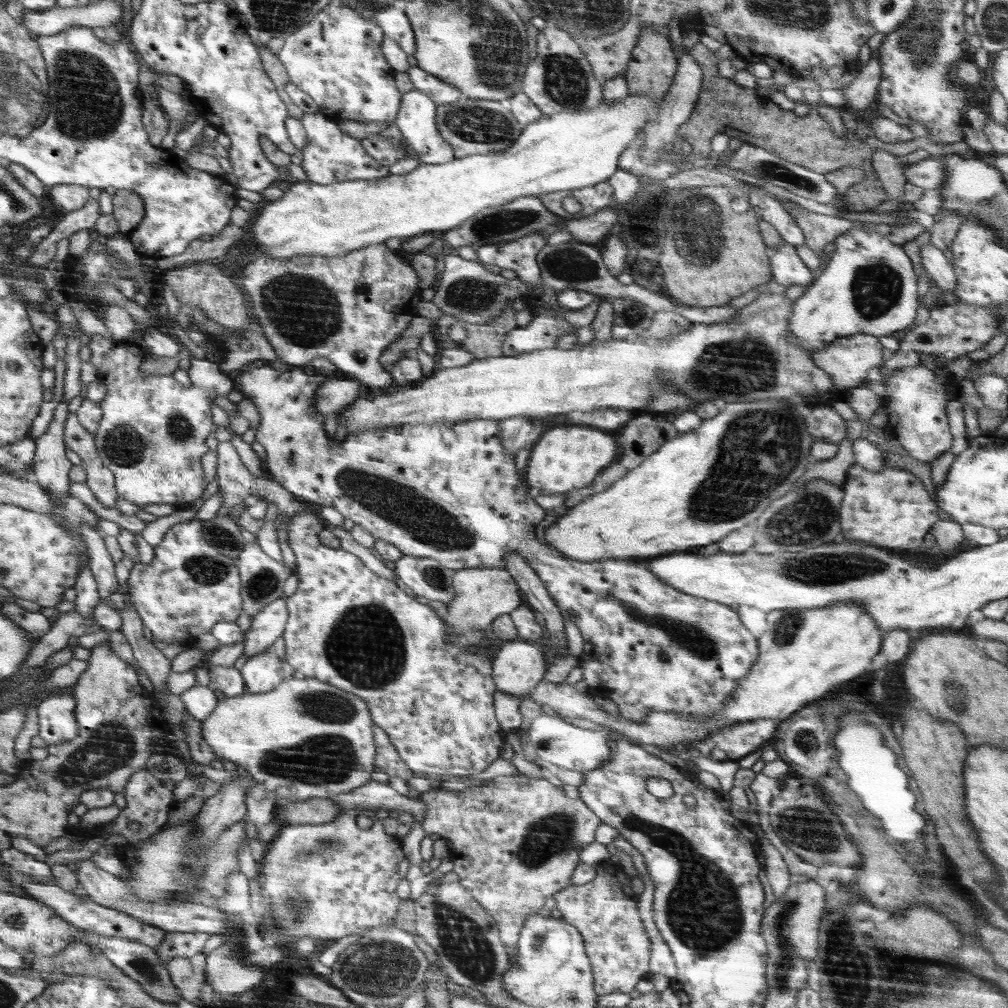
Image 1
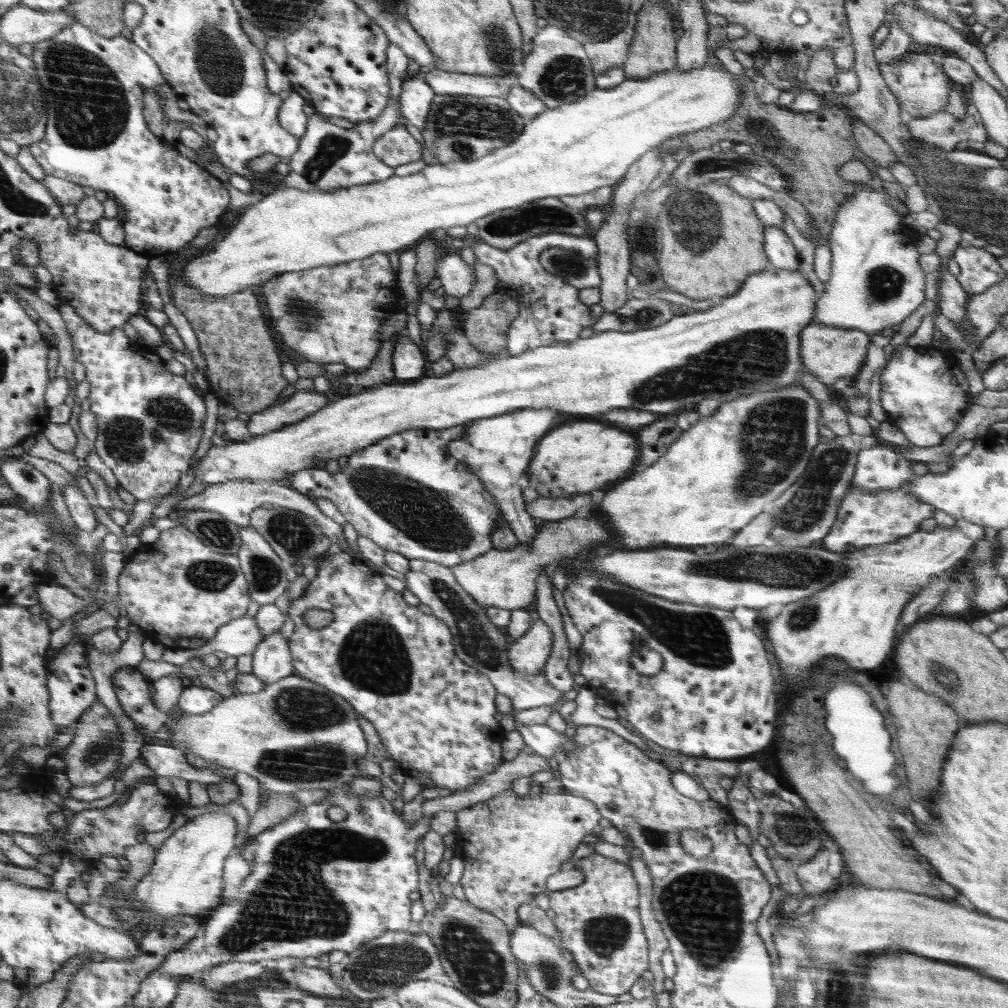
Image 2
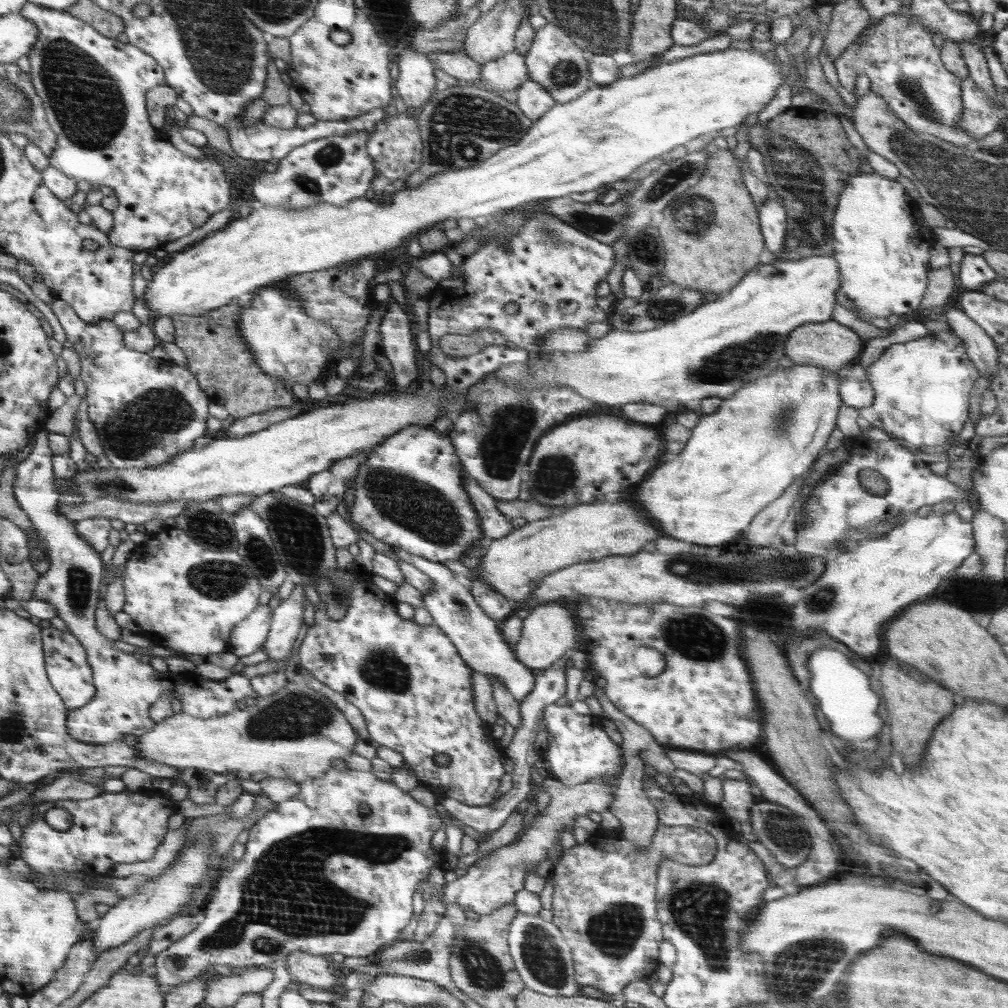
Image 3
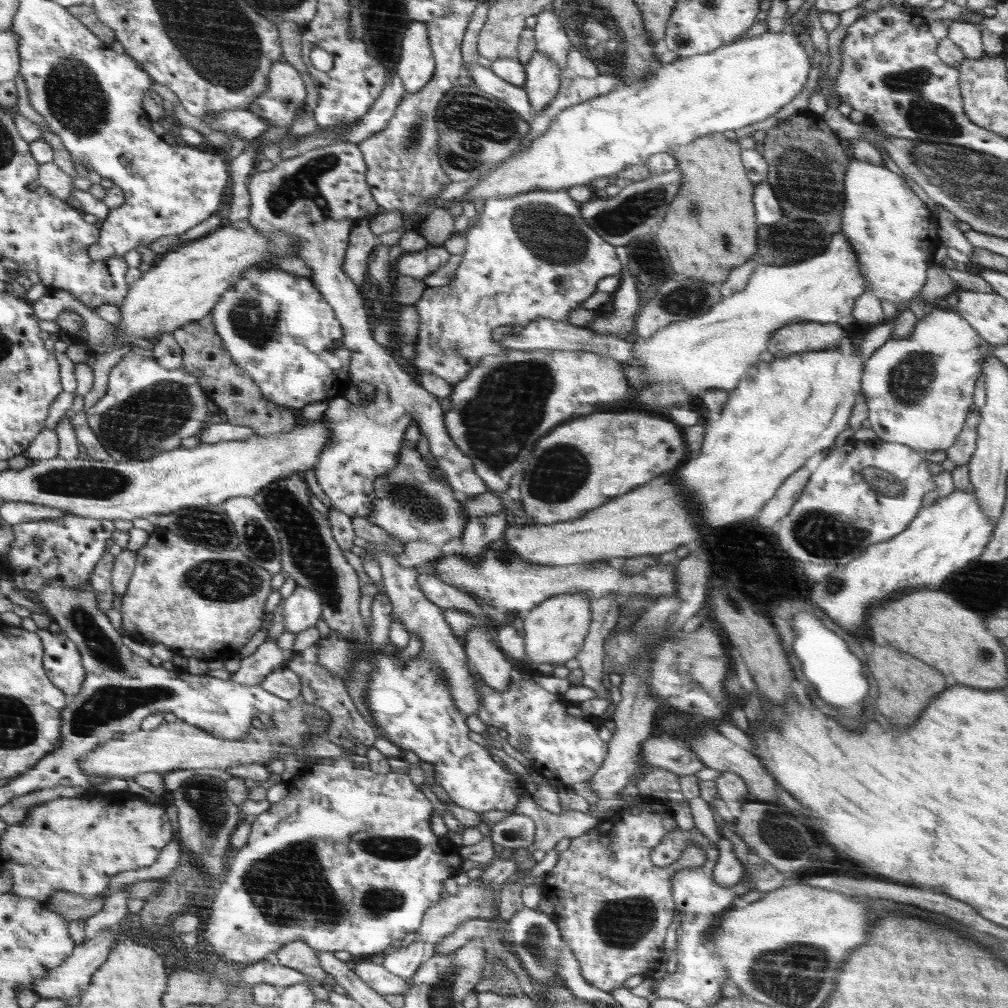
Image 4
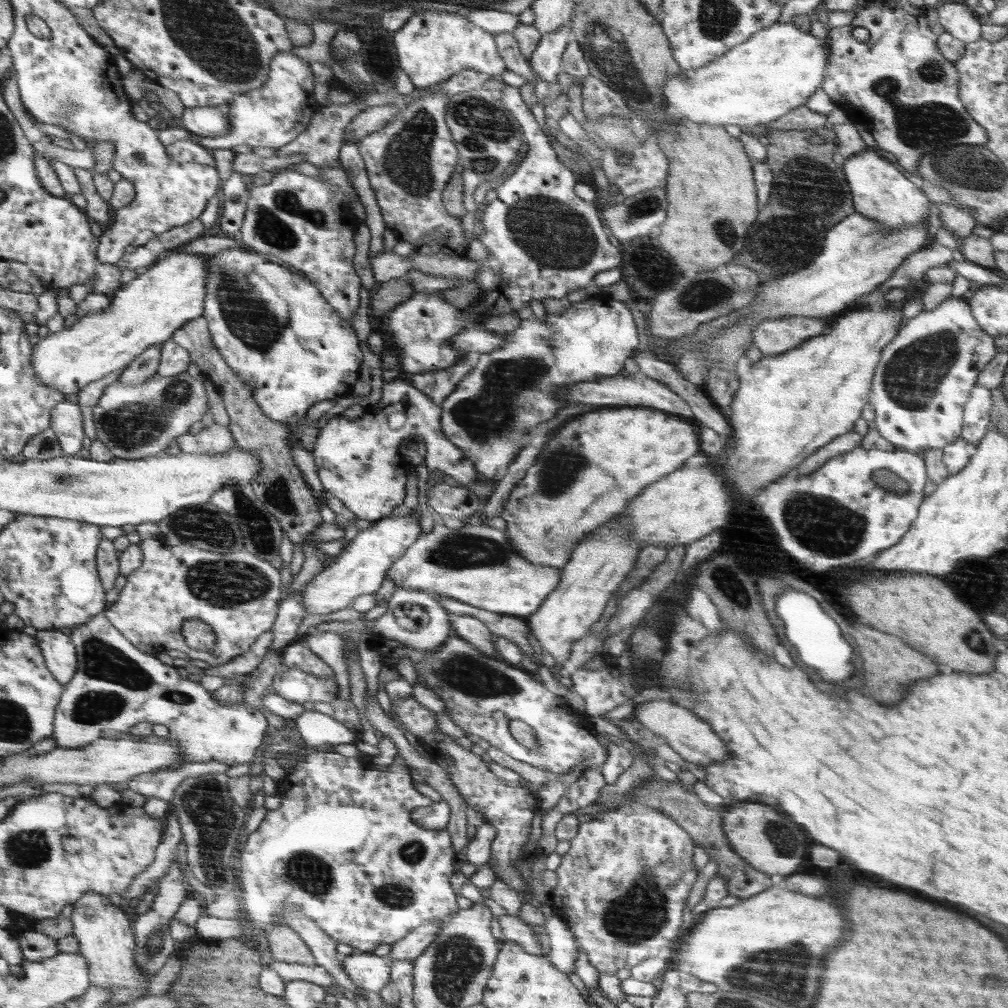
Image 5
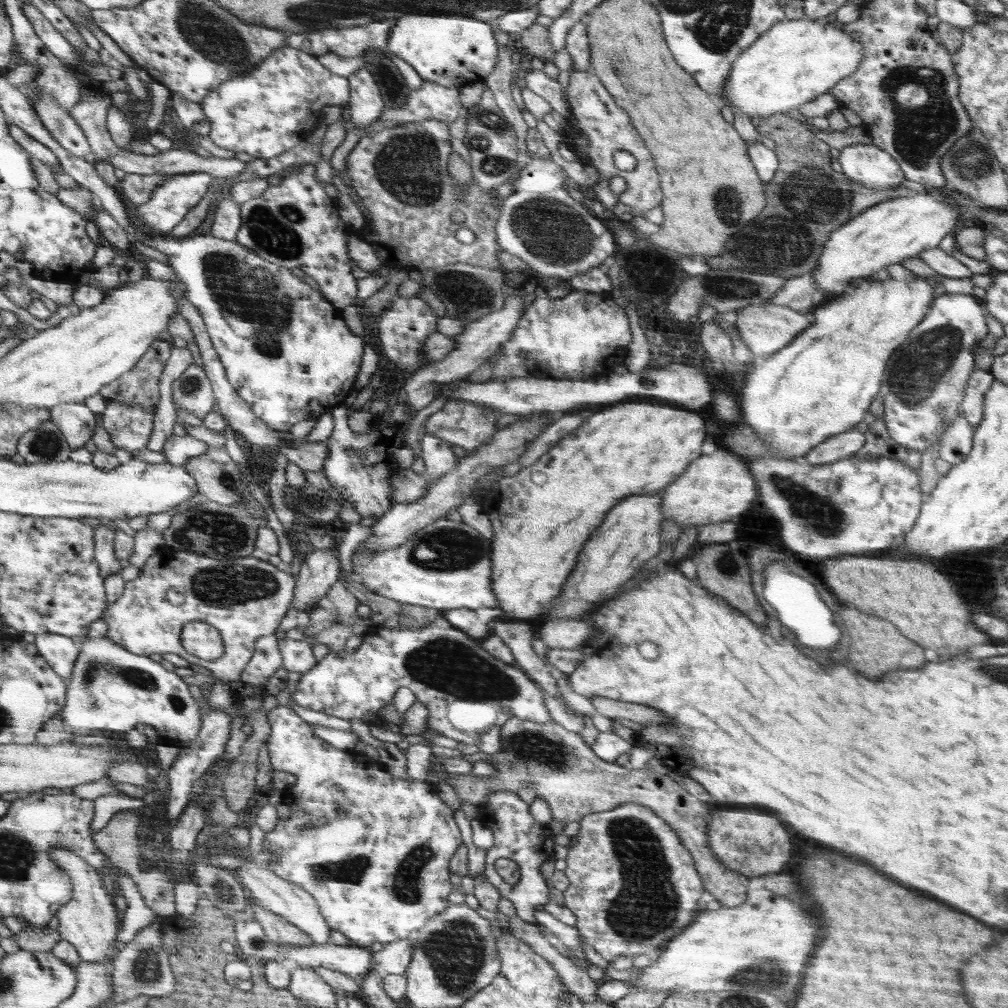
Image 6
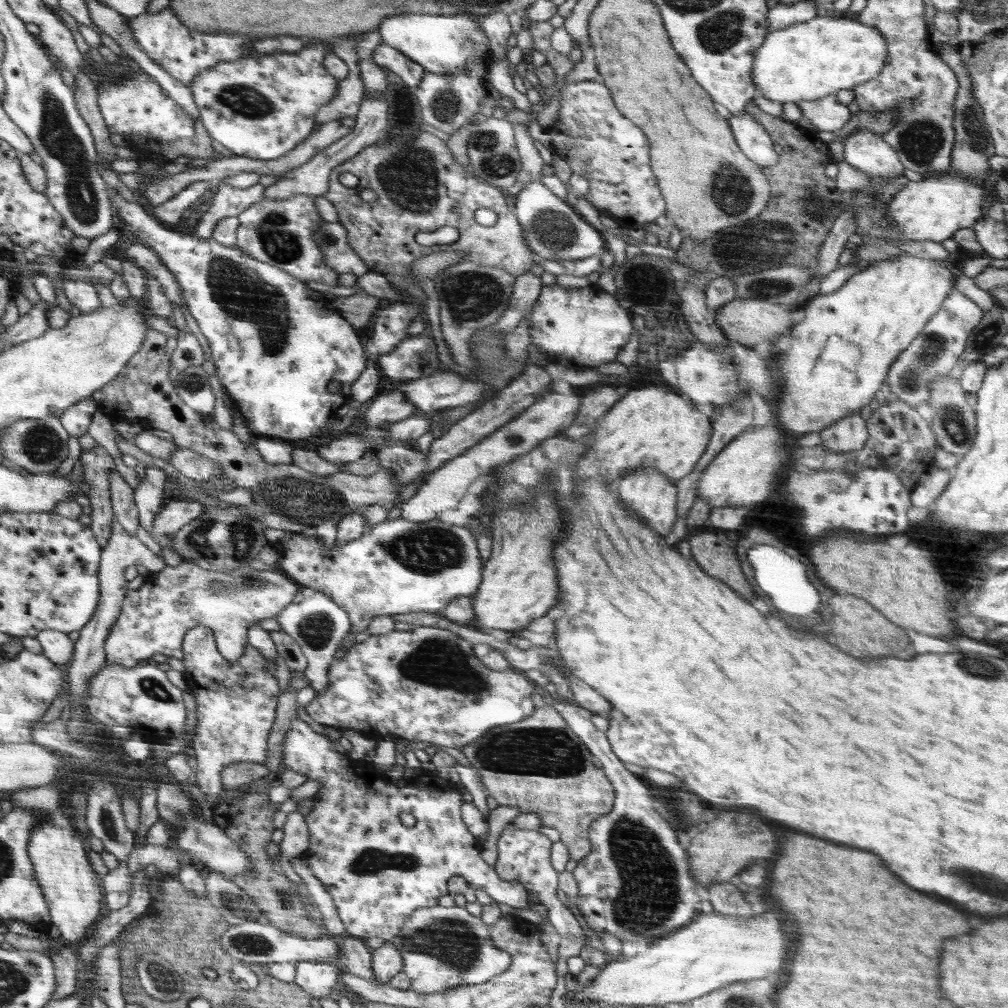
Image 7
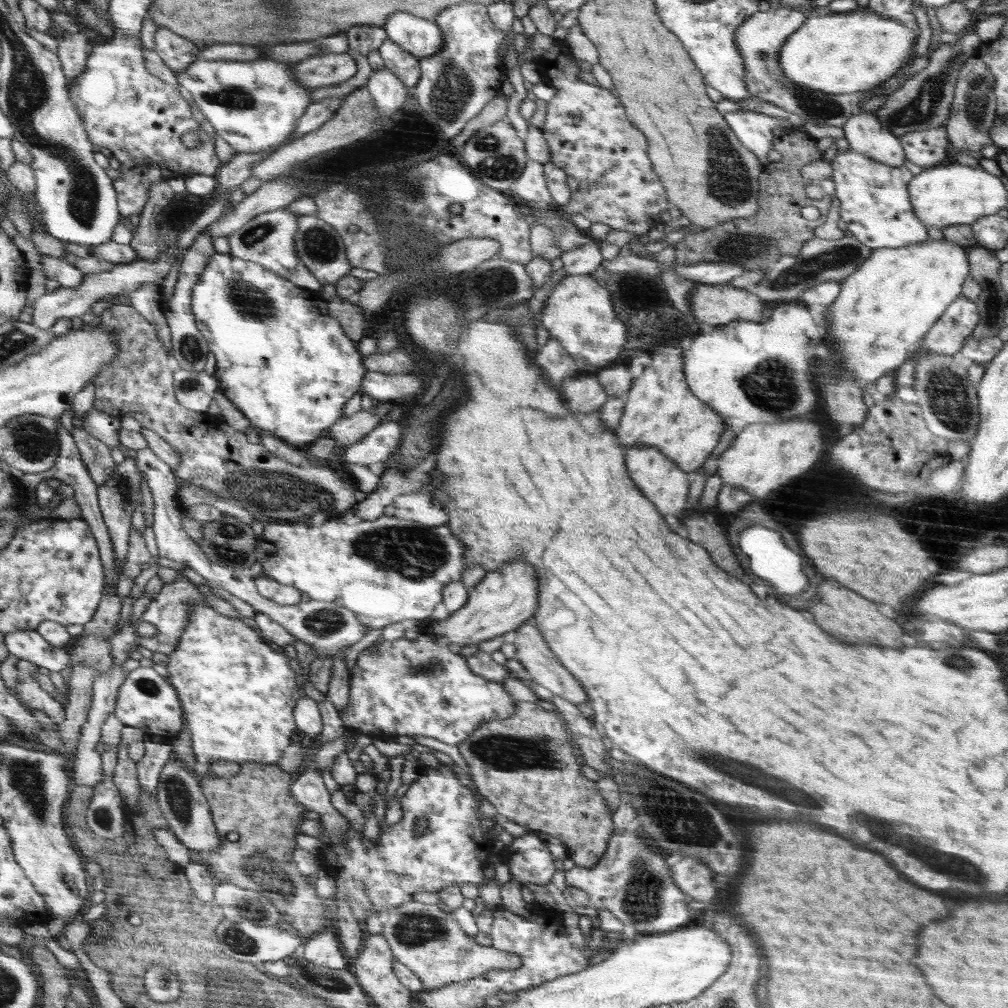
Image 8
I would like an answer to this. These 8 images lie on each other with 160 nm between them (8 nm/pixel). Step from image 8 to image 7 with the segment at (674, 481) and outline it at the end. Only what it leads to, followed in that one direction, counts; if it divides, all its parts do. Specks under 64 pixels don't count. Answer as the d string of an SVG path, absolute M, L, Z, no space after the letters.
M636 468L612 484L620 492L620 500L632 508L646 524L650 524L660 536L666 536L677 520L677 486L671 483L664 473L655 468Z

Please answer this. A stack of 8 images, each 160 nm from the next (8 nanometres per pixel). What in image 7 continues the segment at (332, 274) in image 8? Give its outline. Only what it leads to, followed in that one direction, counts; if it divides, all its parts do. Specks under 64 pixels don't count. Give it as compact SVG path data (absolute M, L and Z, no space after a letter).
M328 222L318 227L311 239L323 254L325 263L334 272L340 274L352 274L360 277L367 274L367 264L352 250L347 241L347 232L339 223Z

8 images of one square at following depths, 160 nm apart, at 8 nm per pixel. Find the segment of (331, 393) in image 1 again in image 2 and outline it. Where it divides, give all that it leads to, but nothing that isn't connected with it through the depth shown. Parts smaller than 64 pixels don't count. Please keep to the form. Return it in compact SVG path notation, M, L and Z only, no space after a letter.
M299 391L279 405L250 415L248 422L245 422L246 429L250 434L265 435L283 428L284 425L302 422L304 418L321 411L326 404L328 399L324 393Z

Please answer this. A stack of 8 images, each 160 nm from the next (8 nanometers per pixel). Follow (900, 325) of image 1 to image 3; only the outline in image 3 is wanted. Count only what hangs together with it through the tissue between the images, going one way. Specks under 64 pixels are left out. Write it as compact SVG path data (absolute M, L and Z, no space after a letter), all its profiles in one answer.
M858 173L856 176L852 176L850 180L845 184L844 190L839 196L839 204L834 212L833 217L833 237L834 237L834 254L838 265L838 276L840 276L840 291L842 291L856 306L856 310L859 310L858 318L864 322L871 324L872 319L884 319L890 314L908 314L908 312L914 312L921 303L922 297L927 290L928 278L927 274L932 268L929 265L930 251L935 246L935 238L932 228L925 222L918 204L913 198L905 191L897 180L890 180L880 176L880 174L872 173Z

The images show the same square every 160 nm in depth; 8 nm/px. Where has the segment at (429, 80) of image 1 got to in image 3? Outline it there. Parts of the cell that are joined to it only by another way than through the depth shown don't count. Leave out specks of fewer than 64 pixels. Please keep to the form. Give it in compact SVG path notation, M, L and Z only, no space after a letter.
M514 50L481 64L481 80L474 85L499 94L499 90L516 90L527 79L525 58Z

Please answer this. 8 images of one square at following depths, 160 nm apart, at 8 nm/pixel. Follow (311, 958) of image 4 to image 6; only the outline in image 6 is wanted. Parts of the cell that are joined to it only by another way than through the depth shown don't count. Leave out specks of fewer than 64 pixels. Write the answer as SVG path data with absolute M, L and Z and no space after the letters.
M253 897L250 909L256 920L263 926L266 936L274 944L307 947L313 943L307 932L300 930L295 924L289 923L284 917L275 915L270 910L260 908Z

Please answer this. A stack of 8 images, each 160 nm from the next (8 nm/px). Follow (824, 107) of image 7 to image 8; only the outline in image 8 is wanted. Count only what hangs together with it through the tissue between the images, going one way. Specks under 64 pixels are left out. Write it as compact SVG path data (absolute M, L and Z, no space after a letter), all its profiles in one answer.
M775 3L769 10L755 12L746 19L735 32L735 45L741 54L744 63L744 84L752 96L764 102L771 102L788 112L793 112L804 122L811 122L816 126L839 126L841 127L848 117L859 109L858 104L871 98L873 89L829 95L828 93L797 86L789 79L781 69L779 52L785 40L796 32L798 27L804 24L808 14L801 10L781 6Z

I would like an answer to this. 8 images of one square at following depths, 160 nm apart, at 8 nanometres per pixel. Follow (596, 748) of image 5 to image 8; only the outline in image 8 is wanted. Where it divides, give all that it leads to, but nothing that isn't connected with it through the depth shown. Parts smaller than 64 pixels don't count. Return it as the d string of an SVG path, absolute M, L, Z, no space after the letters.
M428 631L416 640L400 638L394 642L380 639L378 645L364 650L357 657L356 665L350 672L350 693L348 705L339 712L343 723L353 732L366 734L371 738L394 738L398 736L430 736L446 744L463 742L476 727L496 719L508 719L515 714L518 702L512 700L504 684L490 681L472 672L467 658L450 646L443 638L436 638Z

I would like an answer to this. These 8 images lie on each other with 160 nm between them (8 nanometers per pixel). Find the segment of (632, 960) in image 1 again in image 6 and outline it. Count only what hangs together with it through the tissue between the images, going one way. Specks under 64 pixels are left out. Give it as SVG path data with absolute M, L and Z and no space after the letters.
M640 803L619 804L618 807L612 810L585 816L579 821L579 824L580 828L577 840L575 840L575 844L567 852L567 857L565 858L567 866L564 869L564 874L568 877L569 887L563 891L566 908L570 908L576 915L576 928L579 930L579 934L588 945L608 962L619 956L634 958L639 954L646 954L645 952L660 954L667 945L667 942L672 940L673 936L679 935L680 930L686 928L692 922L692 914L699 912L697 903L704 891L703 882L695 867L695 862L690 851L682 844L680 837L663 817L659 817L651 808Z

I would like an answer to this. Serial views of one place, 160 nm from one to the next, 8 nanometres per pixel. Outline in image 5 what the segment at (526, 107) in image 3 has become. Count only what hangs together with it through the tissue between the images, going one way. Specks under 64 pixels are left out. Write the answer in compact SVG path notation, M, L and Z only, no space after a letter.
M571 20L564 23L557 31L541 35L536 50L529 57L532 68L536 74L547 82L549 86L558 84L556 75L562 72L562 57L569 43L568 37L573 30Z

